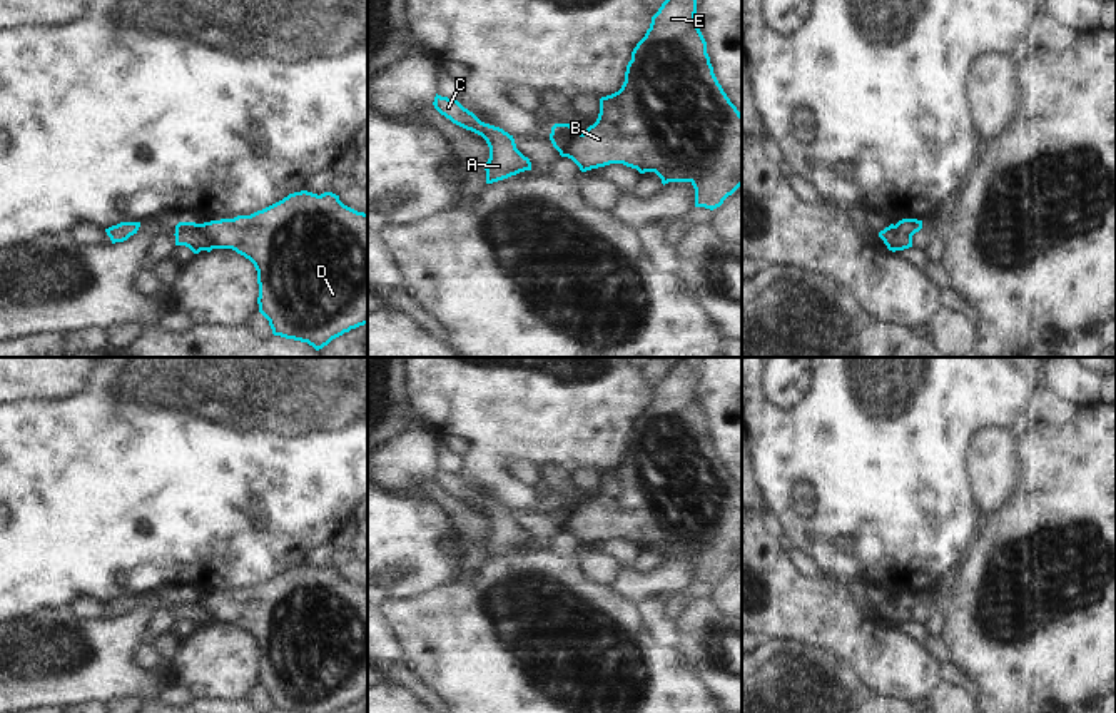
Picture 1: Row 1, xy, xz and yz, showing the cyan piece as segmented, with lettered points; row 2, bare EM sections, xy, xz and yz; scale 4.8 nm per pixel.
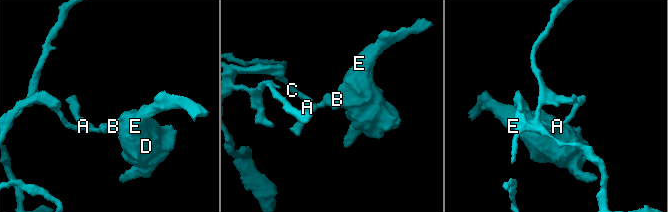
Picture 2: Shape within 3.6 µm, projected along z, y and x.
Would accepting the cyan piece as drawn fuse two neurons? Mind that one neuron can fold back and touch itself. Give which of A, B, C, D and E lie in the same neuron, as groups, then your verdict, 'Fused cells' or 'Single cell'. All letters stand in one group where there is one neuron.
Groups: A C / B D E. Fused cells

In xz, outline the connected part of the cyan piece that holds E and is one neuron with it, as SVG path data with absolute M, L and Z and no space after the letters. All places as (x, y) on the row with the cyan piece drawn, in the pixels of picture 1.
M665 0L652 17L650 28L632 52L621 88L600 99L600 114L593 125L571 139L560 152L581 172L623 164L640 174L655 172L662 184L690 182L695 189L695 207L717 209L742 185L742 114L718 83L707 42L695 22L697 0Z

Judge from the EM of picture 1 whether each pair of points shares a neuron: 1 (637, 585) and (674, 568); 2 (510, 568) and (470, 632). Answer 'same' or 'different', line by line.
1: same
2: same

